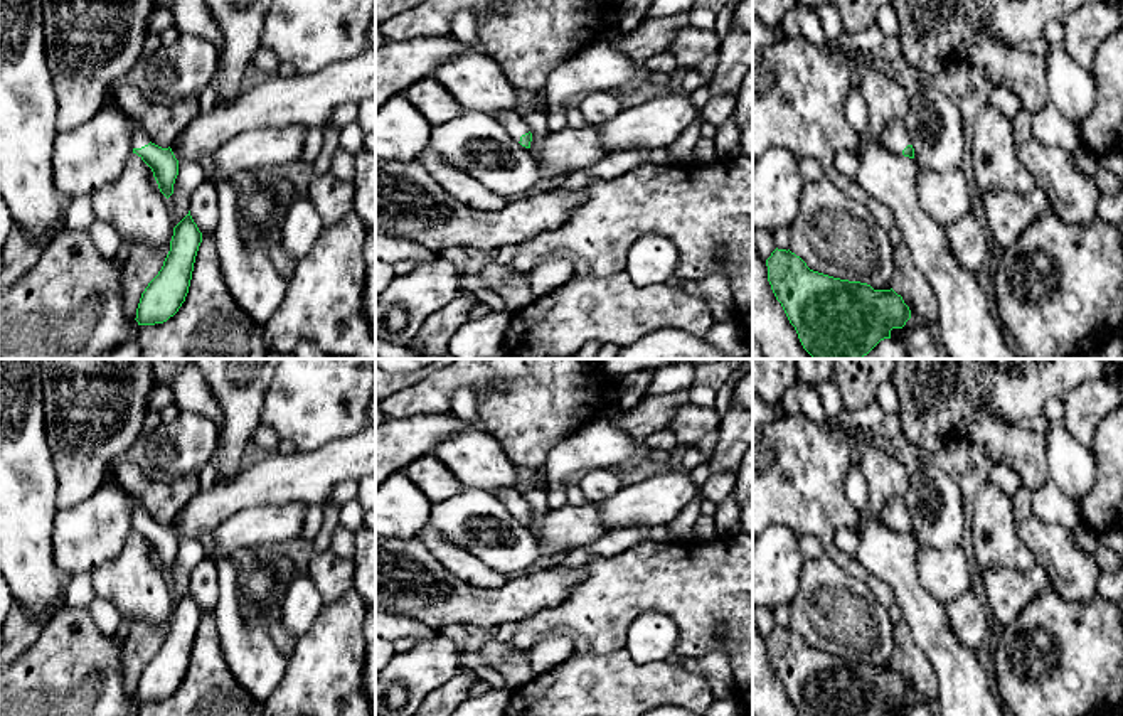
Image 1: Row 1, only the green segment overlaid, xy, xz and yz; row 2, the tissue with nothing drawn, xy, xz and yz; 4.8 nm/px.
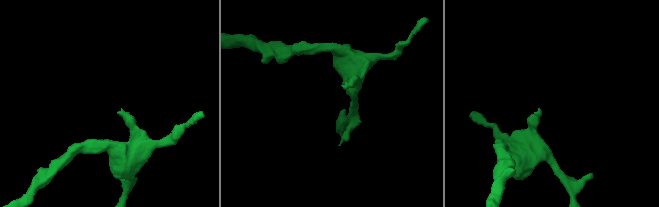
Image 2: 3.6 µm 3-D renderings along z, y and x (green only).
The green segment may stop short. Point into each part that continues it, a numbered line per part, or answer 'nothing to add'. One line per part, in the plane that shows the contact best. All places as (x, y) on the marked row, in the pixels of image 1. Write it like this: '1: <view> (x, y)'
1: xy (138, 137)

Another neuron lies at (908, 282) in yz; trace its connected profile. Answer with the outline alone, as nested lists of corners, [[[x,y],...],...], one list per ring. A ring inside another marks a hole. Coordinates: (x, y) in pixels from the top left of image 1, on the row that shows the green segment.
[[[894,244],[894,275],[891,288],[902,297],[911,310],[911,320],[936,330],[938,310],[924,276],[913,264],[904,244]]]

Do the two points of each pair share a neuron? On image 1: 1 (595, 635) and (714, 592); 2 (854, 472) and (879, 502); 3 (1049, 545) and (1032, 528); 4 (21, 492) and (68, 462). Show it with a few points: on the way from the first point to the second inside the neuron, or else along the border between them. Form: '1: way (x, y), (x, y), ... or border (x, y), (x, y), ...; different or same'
1: way (623, 605), (637, 592), (684, 592); same
2: border (857, 464), (867, 486), (869, 512); different
3: way (1046, 541), (1036, 531); same
4: border (46, 432), (59, 509); different

